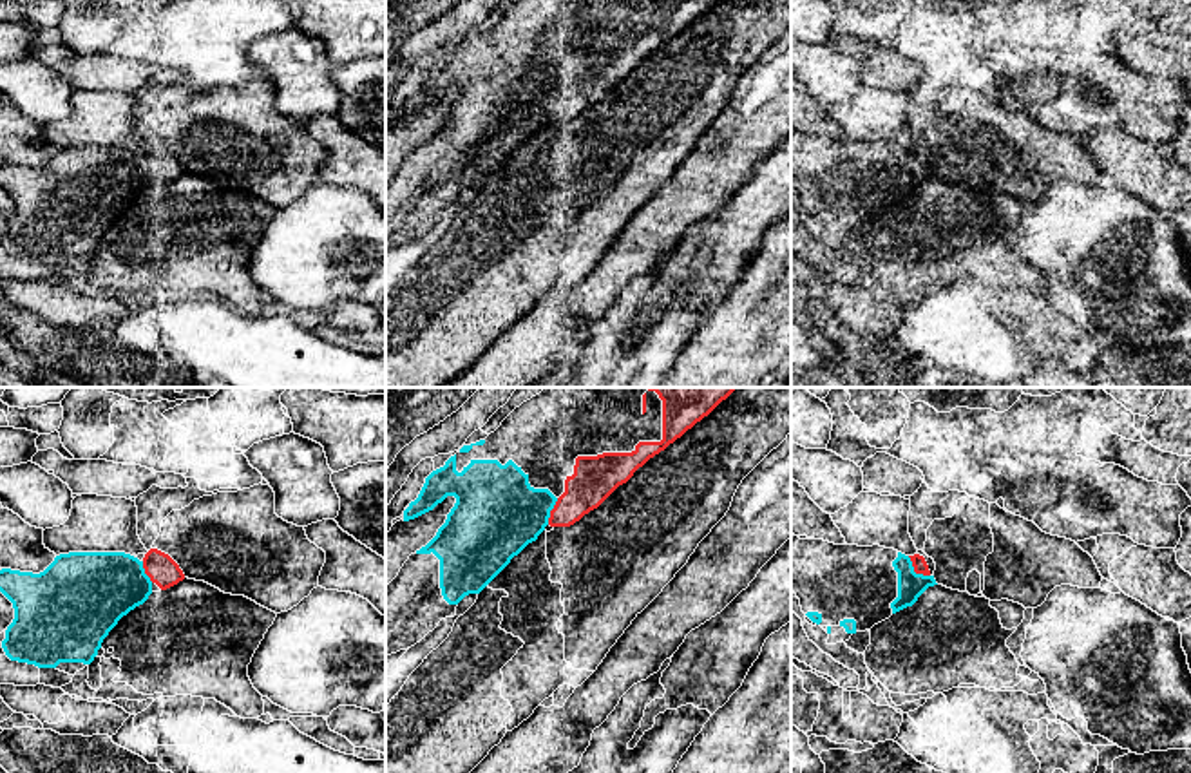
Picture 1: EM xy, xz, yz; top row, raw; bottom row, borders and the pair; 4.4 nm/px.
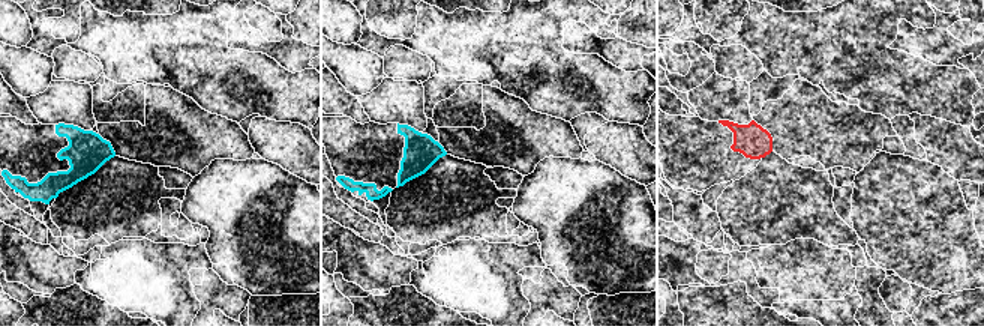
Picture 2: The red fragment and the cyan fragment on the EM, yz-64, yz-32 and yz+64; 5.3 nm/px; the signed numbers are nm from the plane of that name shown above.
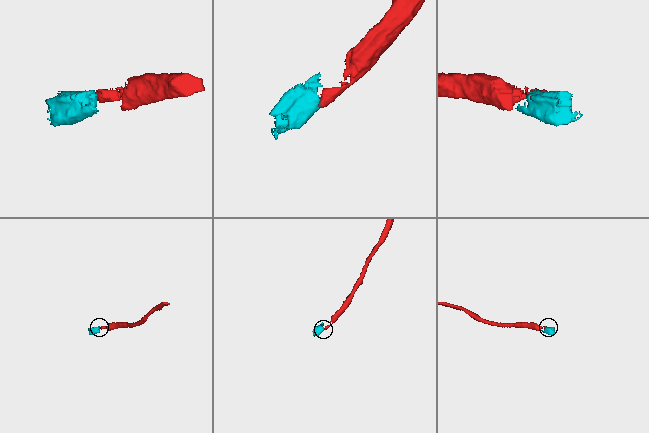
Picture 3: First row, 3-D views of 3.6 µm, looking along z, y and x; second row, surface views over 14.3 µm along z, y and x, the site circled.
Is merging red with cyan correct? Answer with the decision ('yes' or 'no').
yes

